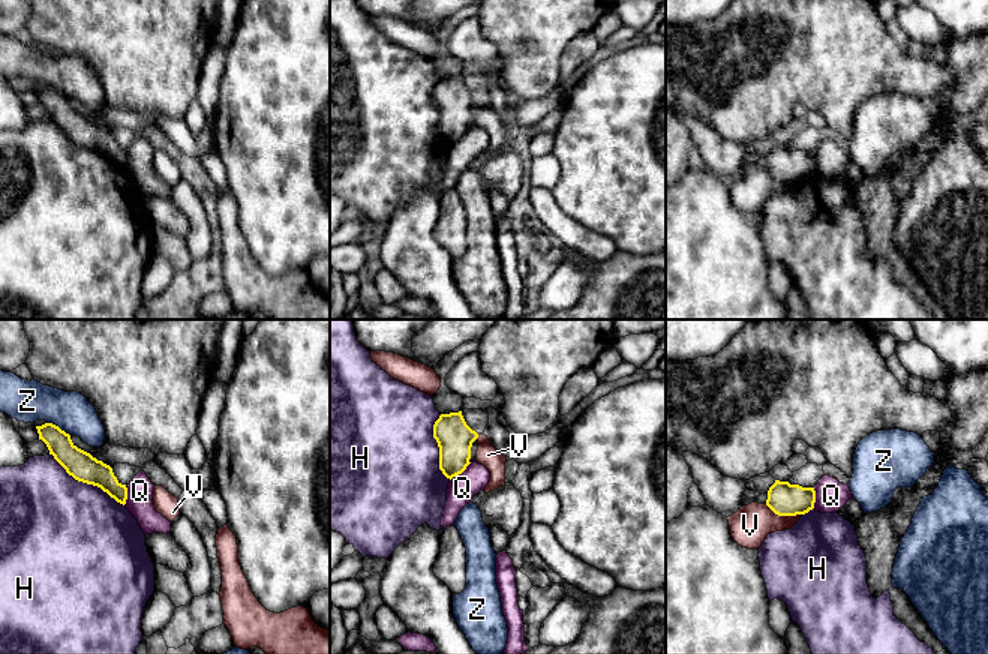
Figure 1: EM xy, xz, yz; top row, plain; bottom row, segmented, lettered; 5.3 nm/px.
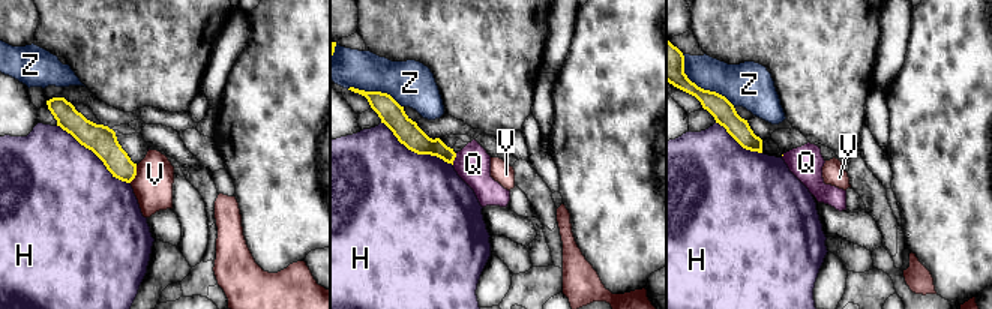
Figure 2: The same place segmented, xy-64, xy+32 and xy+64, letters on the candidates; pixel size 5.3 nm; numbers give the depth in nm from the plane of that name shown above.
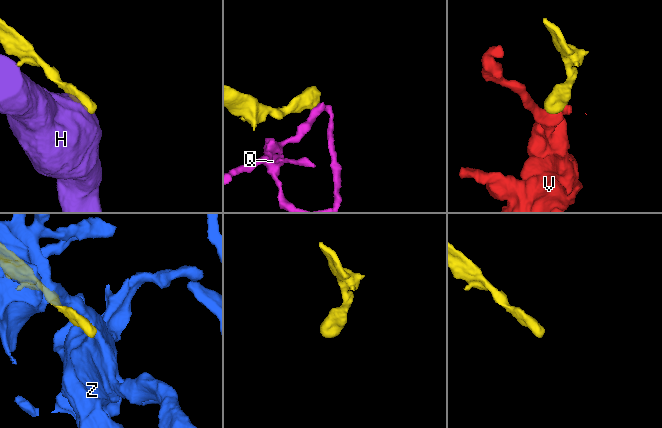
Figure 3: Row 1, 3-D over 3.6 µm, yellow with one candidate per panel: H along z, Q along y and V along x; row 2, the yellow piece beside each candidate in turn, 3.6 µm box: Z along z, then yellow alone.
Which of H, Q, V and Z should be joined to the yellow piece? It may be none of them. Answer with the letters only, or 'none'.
none

